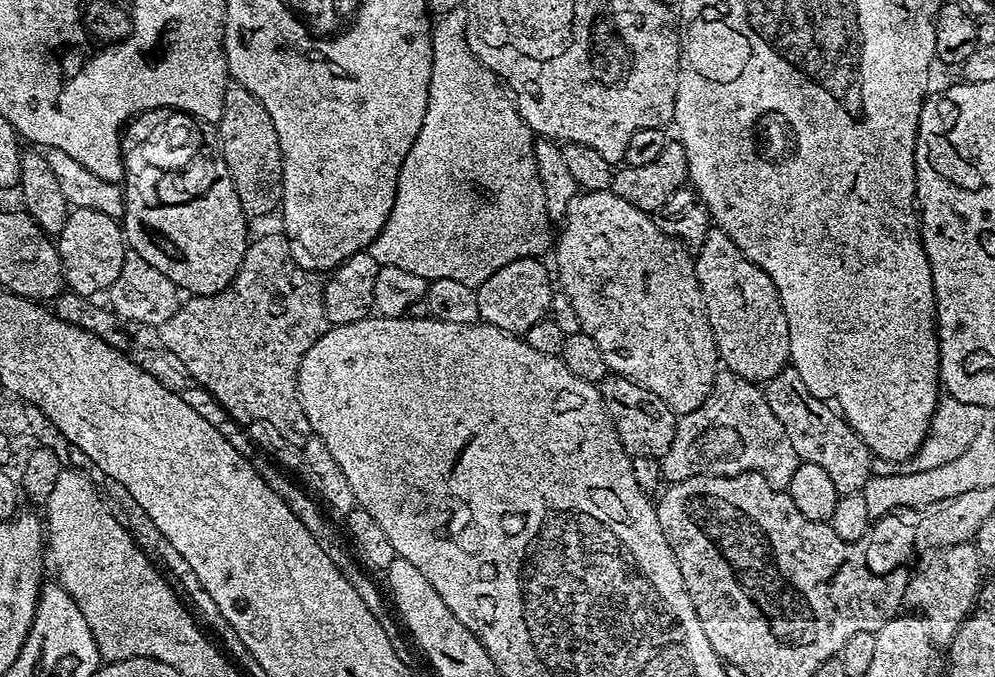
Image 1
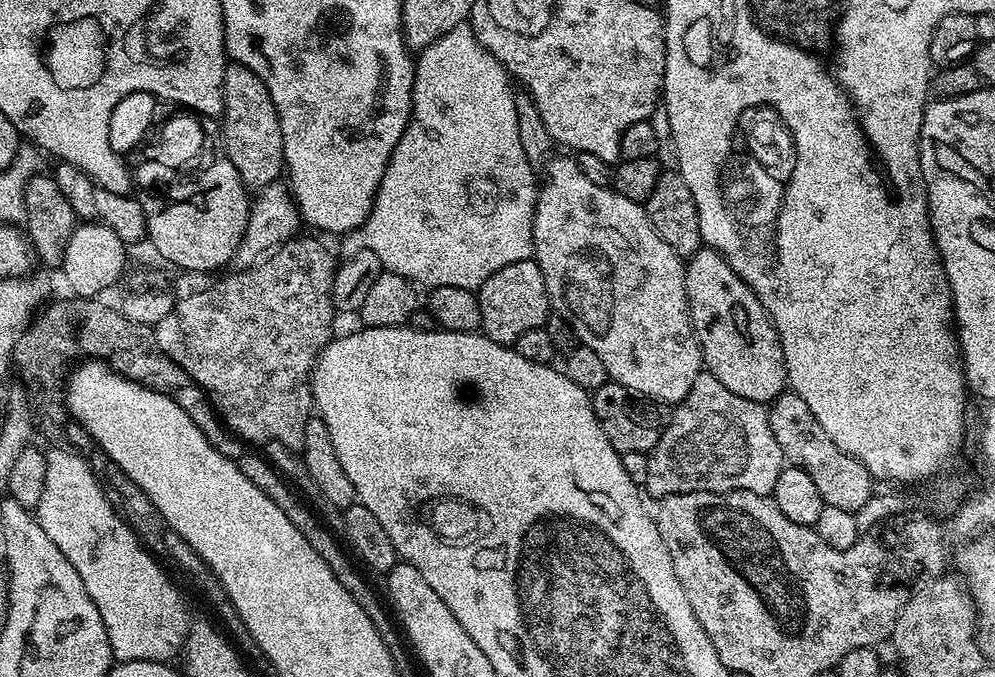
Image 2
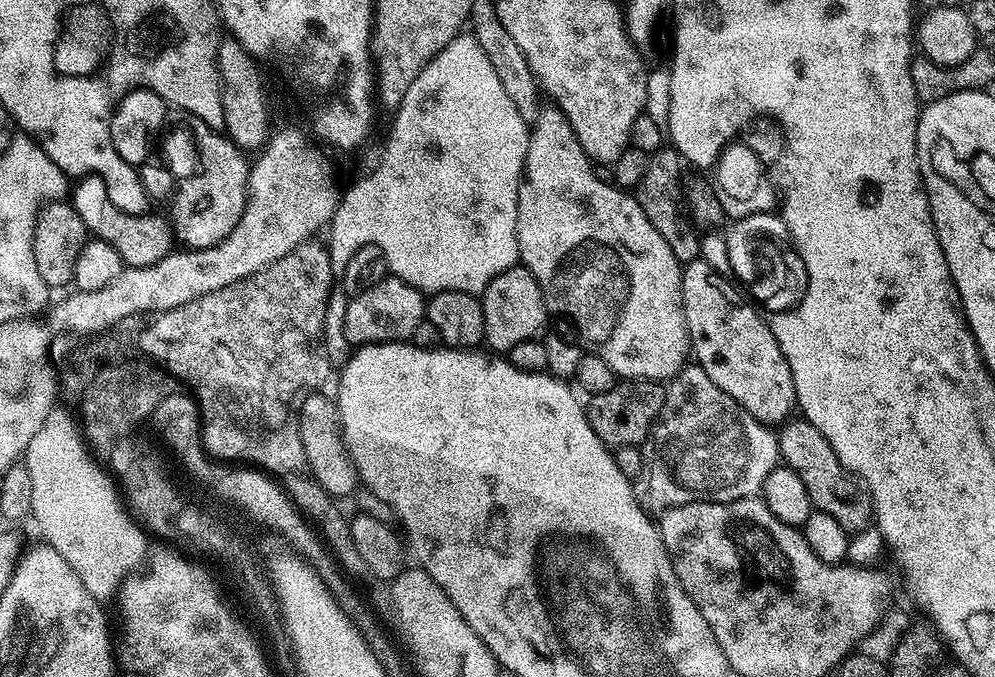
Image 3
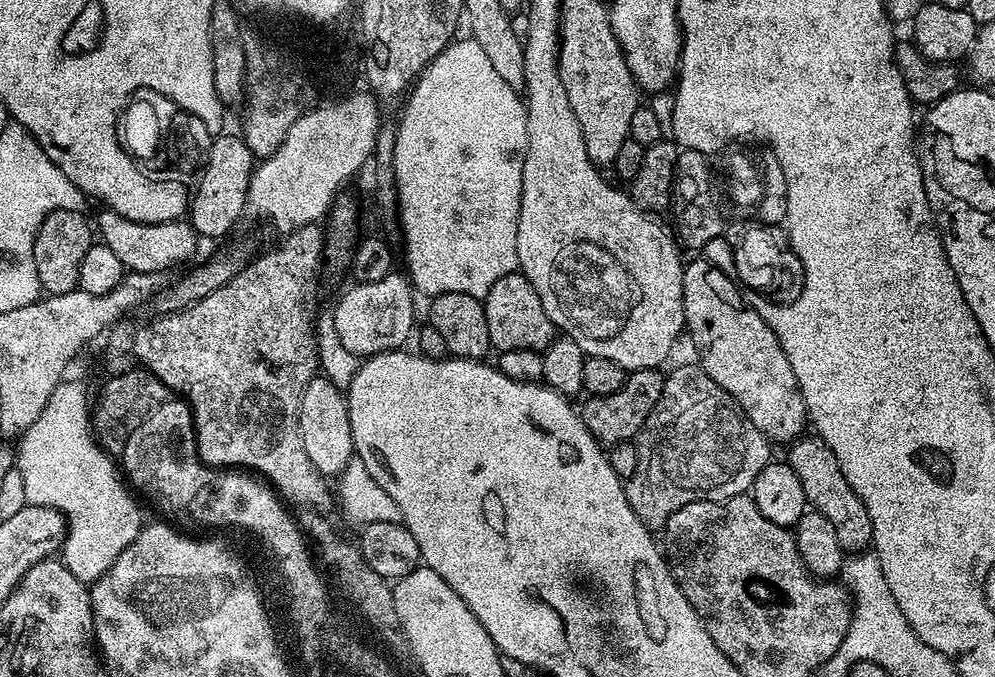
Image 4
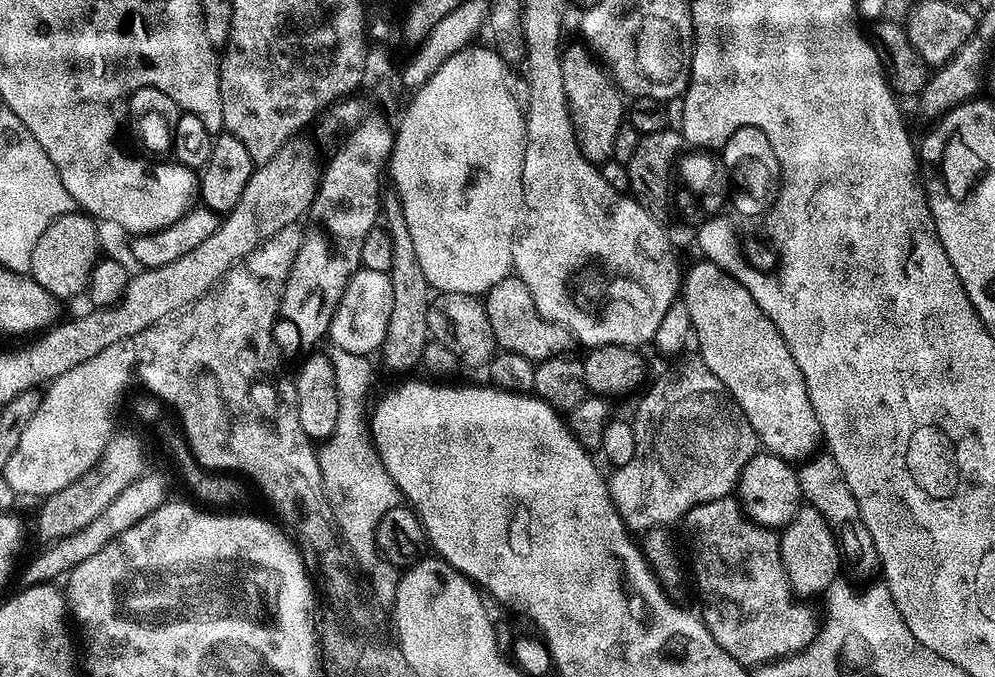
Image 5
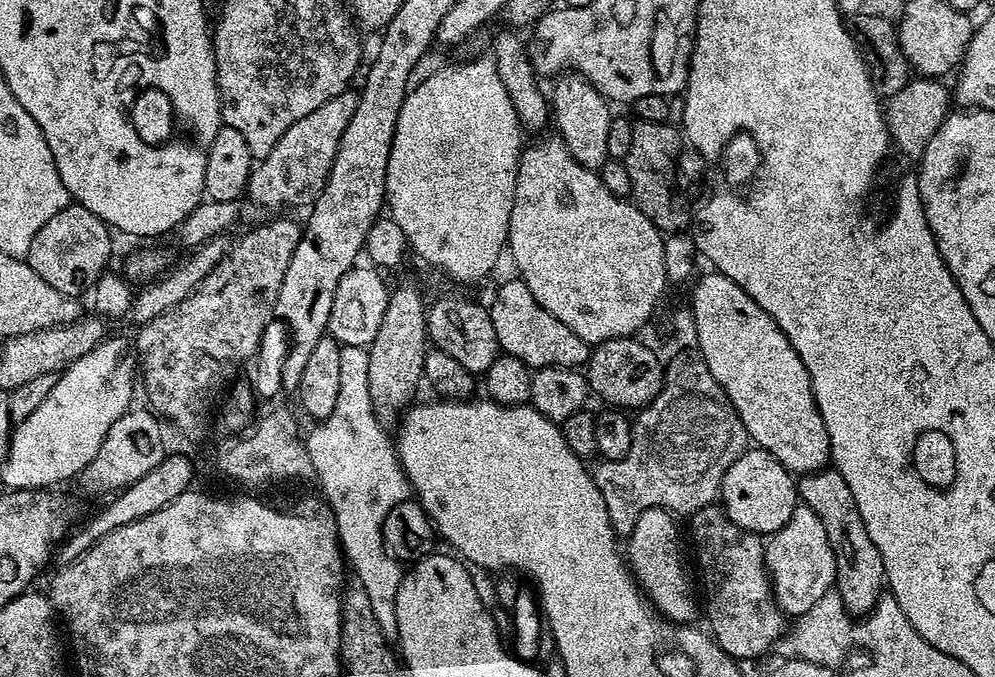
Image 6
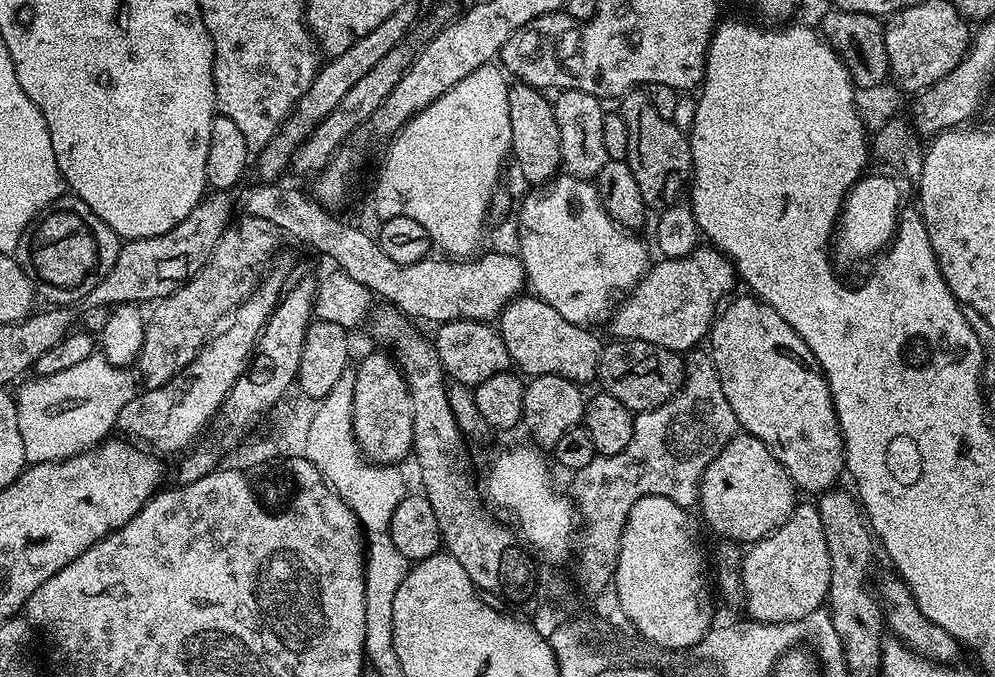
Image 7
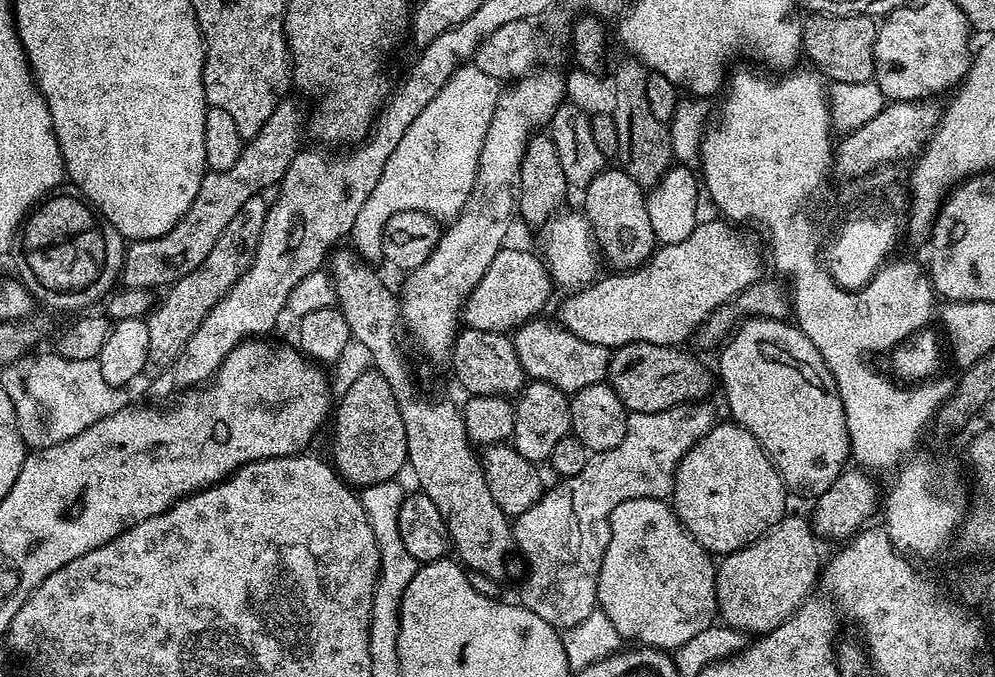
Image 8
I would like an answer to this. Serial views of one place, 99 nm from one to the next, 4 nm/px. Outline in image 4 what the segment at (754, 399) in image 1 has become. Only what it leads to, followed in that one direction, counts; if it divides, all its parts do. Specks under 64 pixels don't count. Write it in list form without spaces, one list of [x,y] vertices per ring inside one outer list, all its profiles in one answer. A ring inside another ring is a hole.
[[[699,363],[684,364],[670,371],[664,378],[662,396],[650,415],[643,417],[640,434],[634,441],[638,450],[638,466],[626,481],[628,501],[638,518],[650,530],[663,529],[664,524],[682,506],[705,500],[718,502],[745,495],[751,489],[754,478],[770,463],[768,441],[750,422],[748,415],[734,402],[718,382],[706,374]]]

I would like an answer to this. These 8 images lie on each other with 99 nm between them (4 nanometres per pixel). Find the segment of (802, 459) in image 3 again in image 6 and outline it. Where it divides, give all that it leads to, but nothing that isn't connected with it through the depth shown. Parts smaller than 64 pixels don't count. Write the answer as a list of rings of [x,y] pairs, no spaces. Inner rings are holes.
[[[832,466],[809,472],[799,477],[798,496],[807,508],[822,518],[826,538],[830,538],[830,550],[834,550],[834,588],[839,592],[844,607],[852,614],[871,612],[886,588],[882,554],[878,554],[878,546],[874,546],[870,534],[866,534],[866,522],[862,522],[862,514],[858,514],[858,505],[854,503],[854,494],[850,494],[850,486],[846,486],[846,478],[842,478],[842,474]]]

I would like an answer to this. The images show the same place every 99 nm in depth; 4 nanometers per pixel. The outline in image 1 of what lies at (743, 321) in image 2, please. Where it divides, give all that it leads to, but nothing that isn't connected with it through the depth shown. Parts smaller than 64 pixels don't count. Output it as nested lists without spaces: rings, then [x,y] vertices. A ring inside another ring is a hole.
[[[709,231],[694,256],[698,291],[704,299],[704,319],[712,331],[712,342],[719,363],[741,380],[767,382],[777,376],[789,363],[788,327],[776,288],[770,278],[754,262],[750,262],[730,242],[725,232]]]

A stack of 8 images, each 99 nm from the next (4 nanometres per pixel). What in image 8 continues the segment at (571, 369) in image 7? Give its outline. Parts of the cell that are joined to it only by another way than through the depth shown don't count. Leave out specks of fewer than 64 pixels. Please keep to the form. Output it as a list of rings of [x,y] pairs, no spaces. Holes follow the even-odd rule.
[[[544,319],[527,320],[511,333],[514,350],[518,350],[518,362],[522,362],[525,377],[529,381],[550,382],[550,386],[569,394],[586,390],[586,386],[605,383],[608,378],[609,349],[565,331],[559,322],[551,324]]]

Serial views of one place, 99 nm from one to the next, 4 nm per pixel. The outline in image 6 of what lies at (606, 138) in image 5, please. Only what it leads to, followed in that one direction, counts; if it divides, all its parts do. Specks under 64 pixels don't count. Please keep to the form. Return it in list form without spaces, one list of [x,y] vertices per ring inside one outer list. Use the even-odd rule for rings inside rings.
[[[564,74],[555,81],[556,89],[550,92],[550,112],[556,118],[559,139],[570,150],[570,154],[582,166],[599,170],[608,159],[606,138],[610,131],[610,122],[614,112],[609,101],[593,85],[579,74]]]

